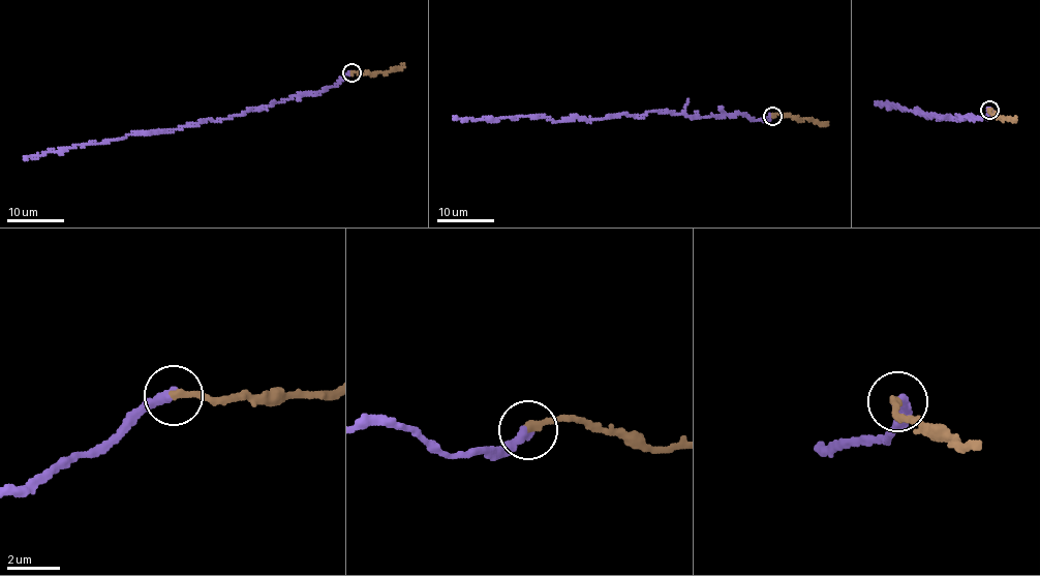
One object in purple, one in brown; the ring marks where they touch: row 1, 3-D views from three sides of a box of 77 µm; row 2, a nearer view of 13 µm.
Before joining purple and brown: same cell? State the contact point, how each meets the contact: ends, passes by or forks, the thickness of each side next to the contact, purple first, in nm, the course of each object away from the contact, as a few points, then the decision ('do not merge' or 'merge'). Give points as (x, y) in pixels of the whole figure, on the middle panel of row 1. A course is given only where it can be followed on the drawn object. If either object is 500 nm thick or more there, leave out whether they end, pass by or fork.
(772, 116) | purple ends | brown ends | 400/320 nm | purple via (771, 116), (753, 121), (743, 115), (695, 117), (659, 110), (554, 121), (537, 116), (454, 118) | brown via (771, 116), (785, 113), (799, 119), (826, 123) | merge

